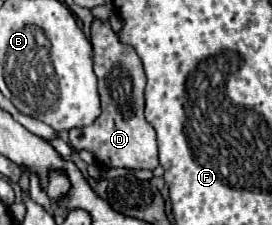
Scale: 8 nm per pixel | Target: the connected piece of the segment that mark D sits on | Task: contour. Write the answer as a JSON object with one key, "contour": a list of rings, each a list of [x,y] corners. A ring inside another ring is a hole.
{"contour":[[[93,21],[91,43],[95,51],[93,71],[99,81],[101,97],[101,115],[93,125],[75,127],[69,131],[69,143],[75,151],[89,151],[97,163],[105,167],[123,167],[123,169],[149,169],[153,171],[159,165],[157,159],[157,137],[155,129],[145,121],[145,73],[141,59],[135,55],[133,47],[119,43],[115,31],[101,21]]]}

